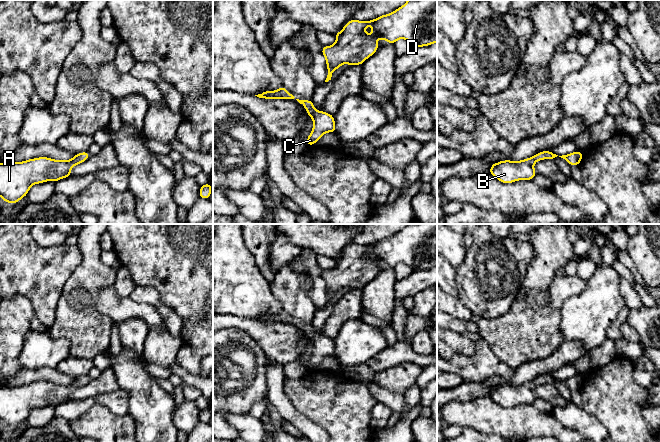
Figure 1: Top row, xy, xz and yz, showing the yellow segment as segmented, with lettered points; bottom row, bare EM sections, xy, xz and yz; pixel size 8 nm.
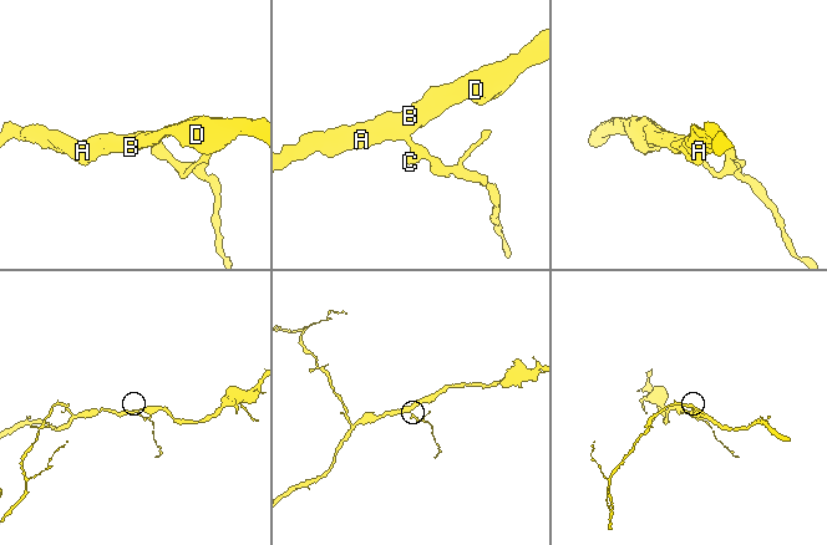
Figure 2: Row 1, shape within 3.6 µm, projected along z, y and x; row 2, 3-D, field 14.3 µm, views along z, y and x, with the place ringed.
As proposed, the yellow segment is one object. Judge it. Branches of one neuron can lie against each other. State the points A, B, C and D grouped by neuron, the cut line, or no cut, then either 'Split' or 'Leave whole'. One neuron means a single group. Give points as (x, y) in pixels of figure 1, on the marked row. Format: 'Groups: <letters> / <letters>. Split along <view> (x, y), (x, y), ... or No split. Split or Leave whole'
Groups: A B C D. No split. Leave whole

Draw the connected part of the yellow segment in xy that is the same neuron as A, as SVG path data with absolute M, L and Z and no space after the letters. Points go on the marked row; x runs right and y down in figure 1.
M88 151L75 154L71 160L38 157L22 162L0 163L0 197L8 204L15 204L26 197L34 184L59 181L72 176L71 168L86 161Z

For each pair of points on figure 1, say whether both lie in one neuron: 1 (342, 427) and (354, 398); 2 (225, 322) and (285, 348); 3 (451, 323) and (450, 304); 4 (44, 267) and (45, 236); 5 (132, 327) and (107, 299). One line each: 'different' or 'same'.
1: same
2: same
3: different
4: different
5: different

